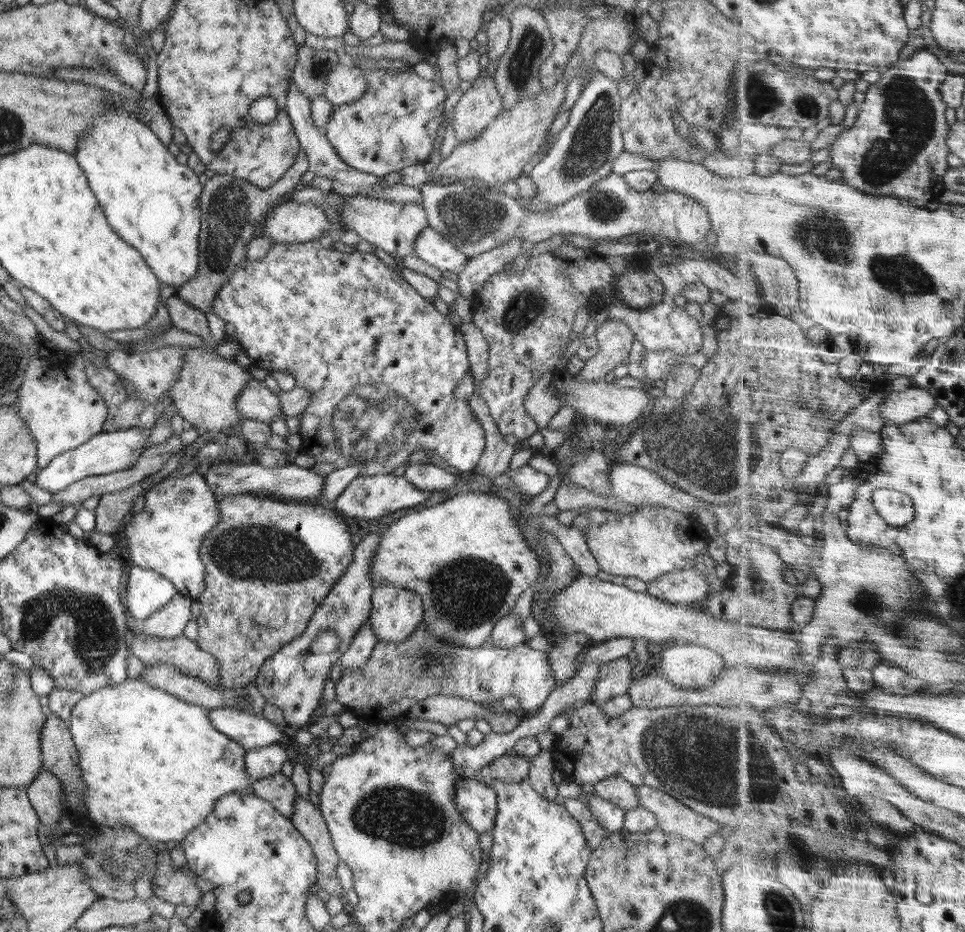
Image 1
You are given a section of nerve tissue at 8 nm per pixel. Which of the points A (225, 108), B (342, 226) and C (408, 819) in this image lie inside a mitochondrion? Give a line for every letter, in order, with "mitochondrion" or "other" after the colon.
A: other
B: other
C: mitochondrion

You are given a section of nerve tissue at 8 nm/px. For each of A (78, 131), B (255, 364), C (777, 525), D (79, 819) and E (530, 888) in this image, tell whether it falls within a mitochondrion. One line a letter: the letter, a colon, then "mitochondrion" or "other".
A: other
B: other
C: other
D: other
E: mitochondrion

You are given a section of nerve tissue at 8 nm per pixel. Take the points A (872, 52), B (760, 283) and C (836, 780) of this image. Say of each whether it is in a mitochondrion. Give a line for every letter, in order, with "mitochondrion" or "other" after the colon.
A: other
B: other
C: other

